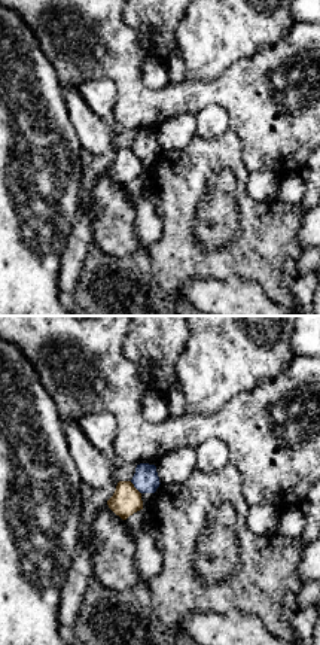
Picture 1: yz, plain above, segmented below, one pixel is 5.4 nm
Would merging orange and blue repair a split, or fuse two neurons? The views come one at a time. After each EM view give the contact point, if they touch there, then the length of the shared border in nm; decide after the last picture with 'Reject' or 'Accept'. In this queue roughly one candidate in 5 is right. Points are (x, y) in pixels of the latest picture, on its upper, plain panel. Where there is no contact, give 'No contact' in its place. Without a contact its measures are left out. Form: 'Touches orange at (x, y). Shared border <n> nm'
Touches orange at (134, 154). Shared border 90 nm

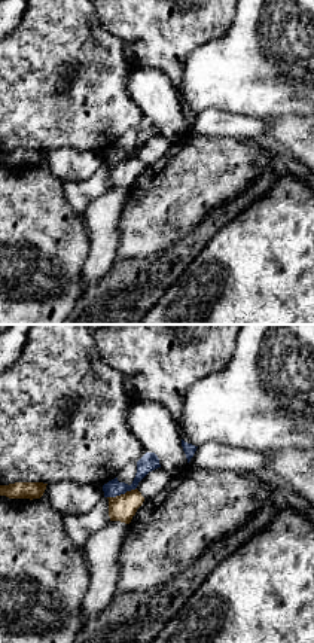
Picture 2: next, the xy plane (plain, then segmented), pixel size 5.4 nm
Touches orange at (121, 161). Shared border 170 nm

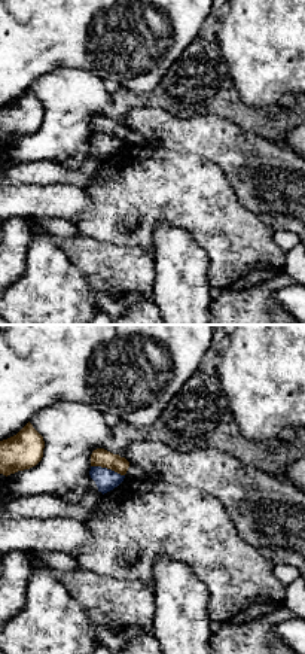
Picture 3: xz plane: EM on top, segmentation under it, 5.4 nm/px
Touches orange at (107, 134). Shared border 190 nm

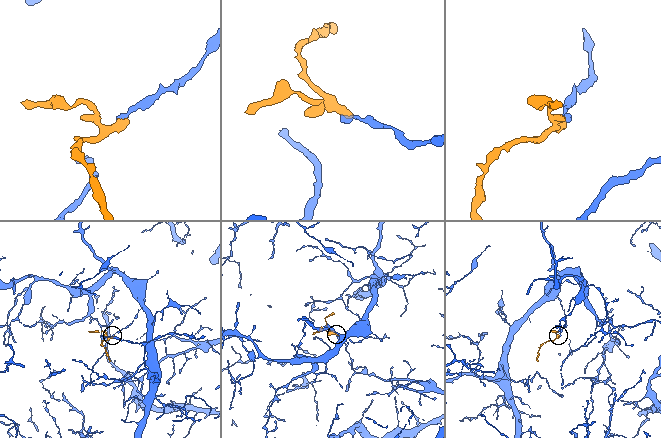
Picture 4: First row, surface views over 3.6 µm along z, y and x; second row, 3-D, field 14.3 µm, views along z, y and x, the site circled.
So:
Reject

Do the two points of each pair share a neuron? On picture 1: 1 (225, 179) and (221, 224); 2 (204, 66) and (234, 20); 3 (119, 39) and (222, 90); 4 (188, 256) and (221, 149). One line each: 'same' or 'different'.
1: same
2: same
3: same
4: same

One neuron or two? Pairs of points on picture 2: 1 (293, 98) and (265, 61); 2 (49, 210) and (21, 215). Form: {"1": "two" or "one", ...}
{"1": "one", "2": "one"}

